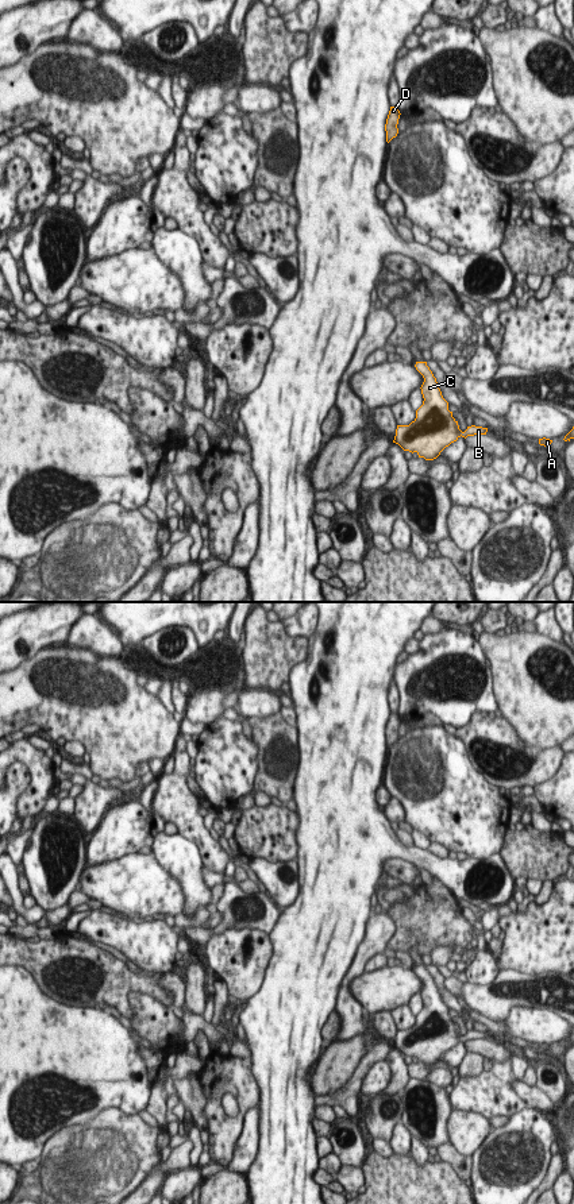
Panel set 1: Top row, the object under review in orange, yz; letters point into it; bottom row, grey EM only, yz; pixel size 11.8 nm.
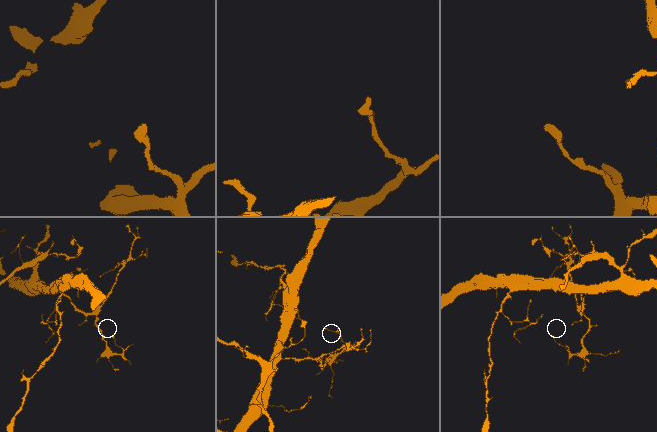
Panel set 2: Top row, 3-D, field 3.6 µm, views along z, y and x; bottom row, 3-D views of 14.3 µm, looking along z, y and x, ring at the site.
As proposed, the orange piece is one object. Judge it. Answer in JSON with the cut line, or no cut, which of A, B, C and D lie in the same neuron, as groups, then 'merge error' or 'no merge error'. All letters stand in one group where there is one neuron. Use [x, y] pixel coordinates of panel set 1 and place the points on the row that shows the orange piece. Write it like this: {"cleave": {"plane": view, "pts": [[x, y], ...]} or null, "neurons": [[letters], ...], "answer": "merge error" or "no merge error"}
{"cleave": null, "neurons": [["A", "B", "C", "D"]], "answer": "no merge error"}

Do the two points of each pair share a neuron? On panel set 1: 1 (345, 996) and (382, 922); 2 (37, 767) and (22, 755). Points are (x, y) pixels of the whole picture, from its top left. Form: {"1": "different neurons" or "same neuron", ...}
{"1": "same neuron", "2": "same neuron"}

